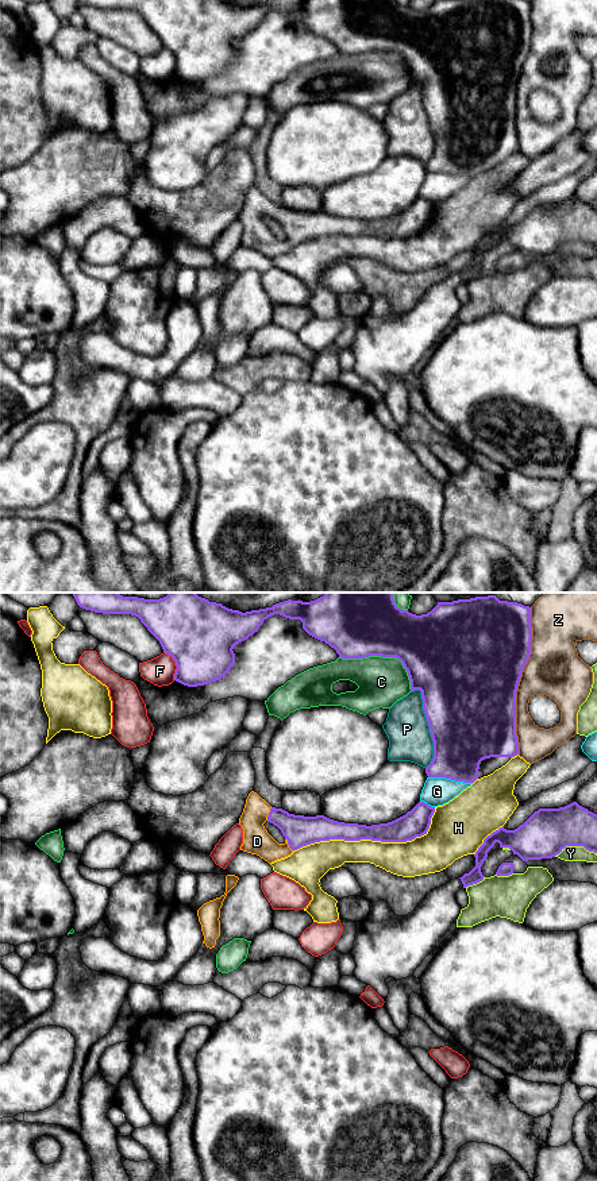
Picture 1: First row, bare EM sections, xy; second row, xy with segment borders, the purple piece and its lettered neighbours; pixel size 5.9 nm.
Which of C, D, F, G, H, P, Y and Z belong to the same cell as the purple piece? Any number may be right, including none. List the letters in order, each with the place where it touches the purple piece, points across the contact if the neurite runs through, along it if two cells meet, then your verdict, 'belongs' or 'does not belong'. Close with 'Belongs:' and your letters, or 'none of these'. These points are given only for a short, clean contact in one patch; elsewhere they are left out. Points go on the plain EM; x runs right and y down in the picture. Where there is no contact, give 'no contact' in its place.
C: contact xy (384, 51); does not belong
D: contact xy (288, 239); way xy (299, 226), (288, 239), (266, 243), (257, 236); belongs
F: contact xy (176, 60); does not belong
G: contact xy (450, 173); does not belong
H: contact xy (372, 235); does not belong
P: contact xy (430, 123); does not belong
Y: contact xy (574, 240); does not belong
Z: contact xy (519, 76); does not belong
Belongs: D

